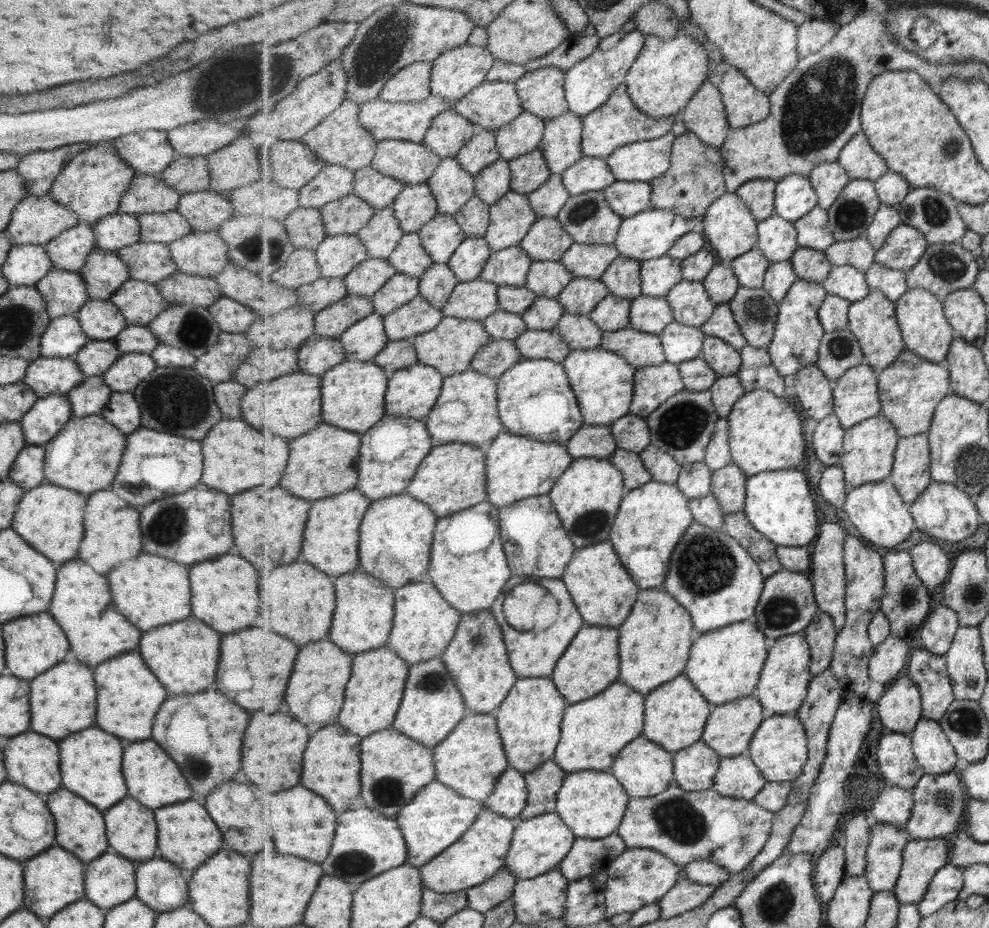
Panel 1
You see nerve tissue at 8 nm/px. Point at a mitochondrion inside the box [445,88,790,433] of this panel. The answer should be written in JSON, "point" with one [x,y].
{"point":[580,213]}

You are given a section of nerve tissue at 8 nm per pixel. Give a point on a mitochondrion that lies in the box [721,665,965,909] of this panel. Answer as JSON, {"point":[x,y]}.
{"point":[944,799]}

